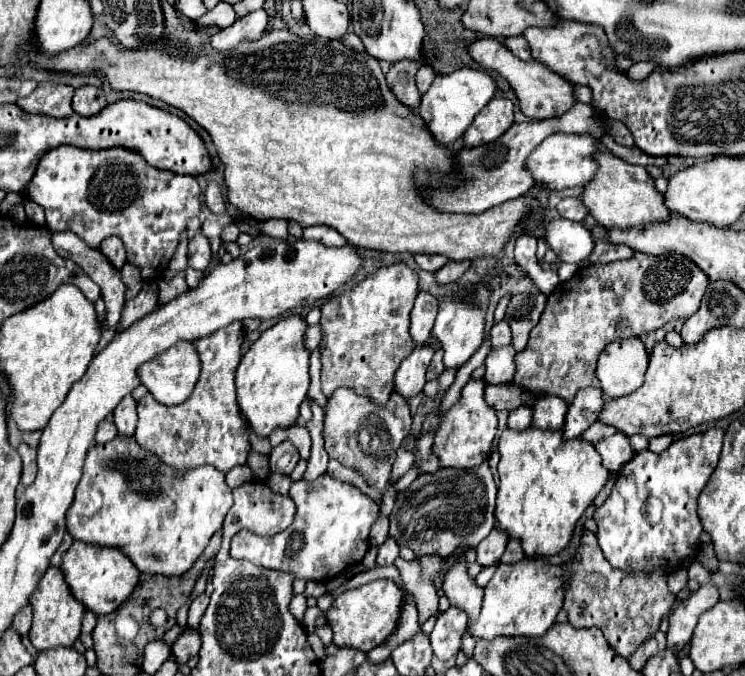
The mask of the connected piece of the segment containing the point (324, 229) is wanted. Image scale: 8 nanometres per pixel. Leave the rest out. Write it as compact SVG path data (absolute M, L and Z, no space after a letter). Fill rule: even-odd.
M327 225L305 227L303 229L303 237L305 239L313 239L313 241L321 241L321 243L325 243L329 247L339 247L339 245L345 245L347 243L333 227L327 227Z

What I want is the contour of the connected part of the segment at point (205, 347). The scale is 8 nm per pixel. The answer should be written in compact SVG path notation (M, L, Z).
M237 321L229 327L215 331L213 335L193 341L201 361L201 377L191 397L181 405L161 405L149 393L137 403L139 421L135 429L135 439L141 447L153 451L165 465L177 471L199 465L213 465L215 469L227 473L235 465L243 465L247 461L251 443L247 423L241 417L235 397L235 369L241 361L243 339L243 323Z

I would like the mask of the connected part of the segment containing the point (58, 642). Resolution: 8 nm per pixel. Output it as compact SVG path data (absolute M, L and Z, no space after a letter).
M49 567L47 573L41 577L37 591L33 591L31 595L31 607L33 607L33 625L29 631L29 639L37 651L47 651L53 647L73 647L73 643L81 635L81 619L85 607L71 595L69 587L63 583L59 567Z

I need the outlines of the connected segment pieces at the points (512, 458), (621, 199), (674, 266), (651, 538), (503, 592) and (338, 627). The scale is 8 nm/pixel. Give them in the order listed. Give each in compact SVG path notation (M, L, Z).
M509 431L499 439L499 495L495 507L497 529L517 539L527 557L551 557L569 547L575 527L597 493L613 477L601 465L591 443L583 439L563 441L561 431Z
M597 151L593 155L597 163L597 173L585 183L581 193L581 203L589 211L589 215L603 227L633 227L633 223L649 223L649 219L661 219L667 215L667 207L663 205L663 195L655 191L653 179L647 169L641 165L629 165L607 151Z
M635 253L635 257L613 263L595 263L585 269L579 269L571 281L559 283L549 295L547 307L533 327L529 343L521 353L515 355L517 371L509 385L519 385L533 395L557 395L563 401L571 403L575 393L585 387L599 387L595 367L597 355L613 339L625 339L641 333L655 331L673 319L691 317L703 299L703 293L709 285L709 277L683 255L645 255Z
M707 429L705 433L697 433L685 439L671 443L667 451L661 455L651 451L639 451L617 475L617 481L607 497L607 501L595 511L595 521L599 527L599 547L605 559L621 569L621 571L655 571L655 569L675 569L687 563L699 543L699 535L703 533L701 521L697 515L697 499L701 489L707 485L713 475L723 445L725 431L723 429Z
M521 559L517 563L499 563L491 581L485 585L483 605L477 621L467 631L475 639L493 637L541 637L555 623L563 607L563 567L543 559Z
M377 579L357 589L349 589L339 595L329 607L327 623L333 631L333 643L337 647L351 647L359 651L369 651L381 645L395 629L401 619L403 593L391 579Z

